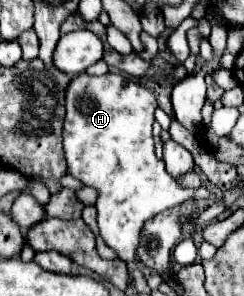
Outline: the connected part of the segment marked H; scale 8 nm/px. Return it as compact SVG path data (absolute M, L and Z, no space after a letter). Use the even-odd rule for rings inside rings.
M114 72L104 76L80 74L66 88L64 152L68 174L98 192L100 236L126 264L134 262L138 232L150 216L192 196L196 200L214 197L205 186L200 190L182 190L166 172L164 162L156 158L152 136L156 108L156 98L148 88Z

